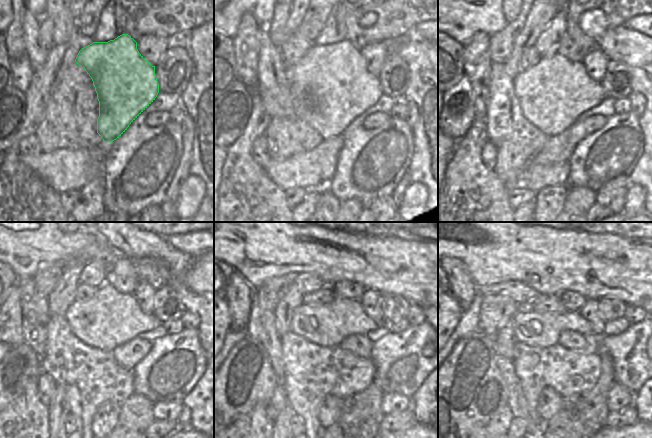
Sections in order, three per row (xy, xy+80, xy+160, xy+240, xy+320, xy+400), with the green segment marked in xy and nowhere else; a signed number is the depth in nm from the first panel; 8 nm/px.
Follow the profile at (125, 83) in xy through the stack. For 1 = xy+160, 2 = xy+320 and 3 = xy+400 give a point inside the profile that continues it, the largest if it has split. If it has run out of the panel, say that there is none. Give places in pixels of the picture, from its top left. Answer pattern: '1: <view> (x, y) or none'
1: xy+160 (553, 93)
2: xy+320 (328, 324)
3: xy+400 (533, 328)

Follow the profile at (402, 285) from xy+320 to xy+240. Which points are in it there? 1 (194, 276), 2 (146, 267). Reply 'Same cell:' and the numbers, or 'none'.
Same cell: 1, 2

